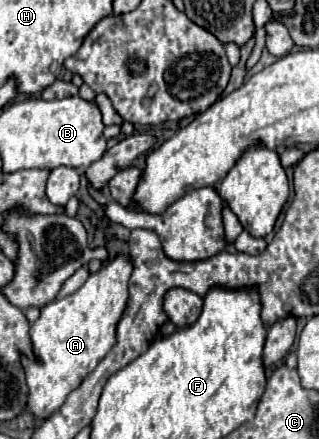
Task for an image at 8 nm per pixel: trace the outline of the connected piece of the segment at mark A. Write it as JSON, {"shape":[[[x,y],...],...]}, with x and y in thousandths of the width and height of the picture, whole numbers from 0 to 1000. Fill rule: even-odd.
{"shape":[[[364,579],[307,620],[282,624],[251,661],[194,683],[169,683],[125,706],[125,724],[94,747],[94,774],[125,829],[69,815],[94,884],[88,929],[125,957],[182,934],[207,916],[213,897],[257,875],[257,866],[357,788],[364,743],[401,697],[408,620],[414,588]]]}

